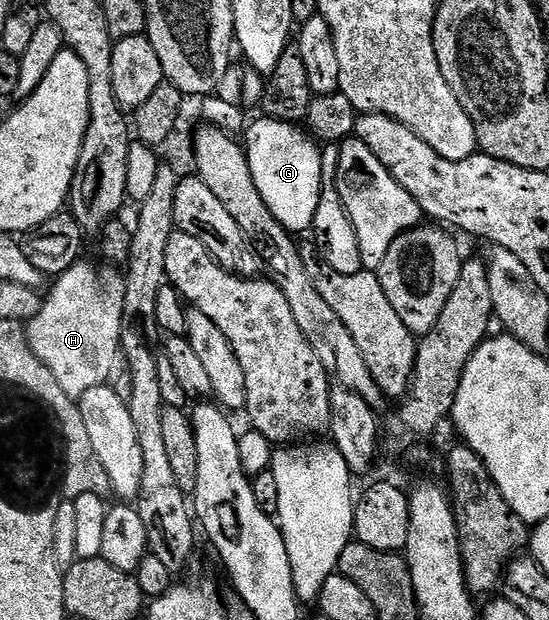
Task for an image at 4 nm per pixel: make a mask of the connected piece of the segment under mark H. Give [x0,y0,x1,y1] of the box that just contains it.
[26,260,124,400]

